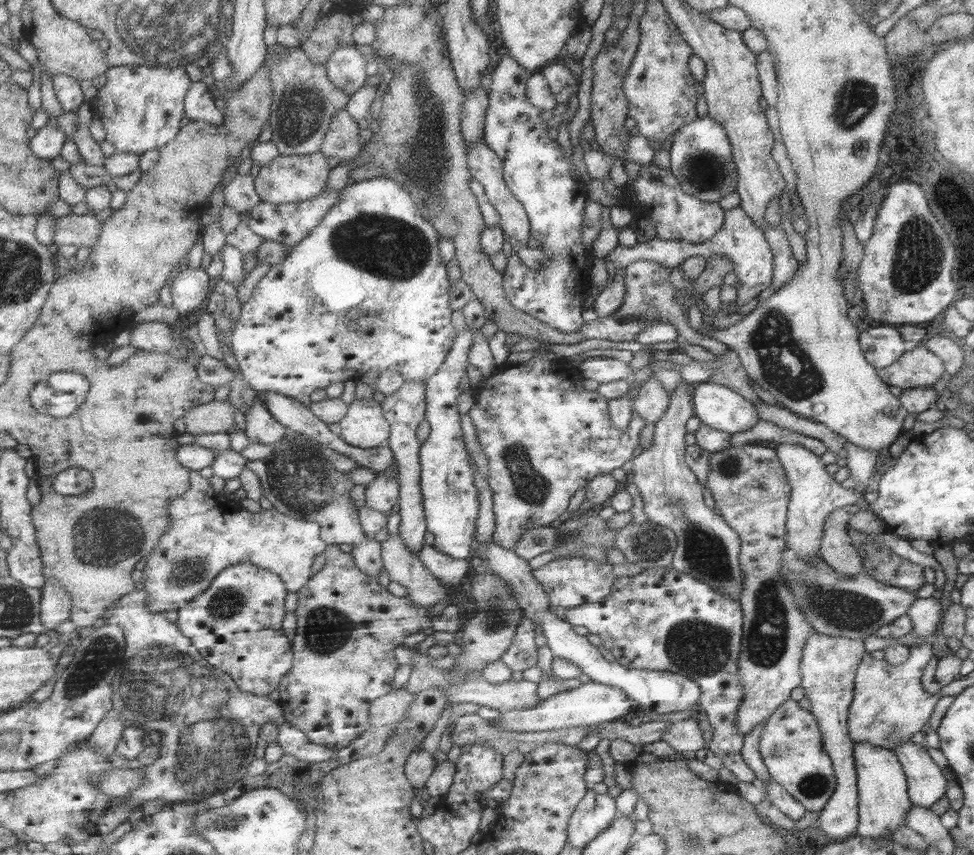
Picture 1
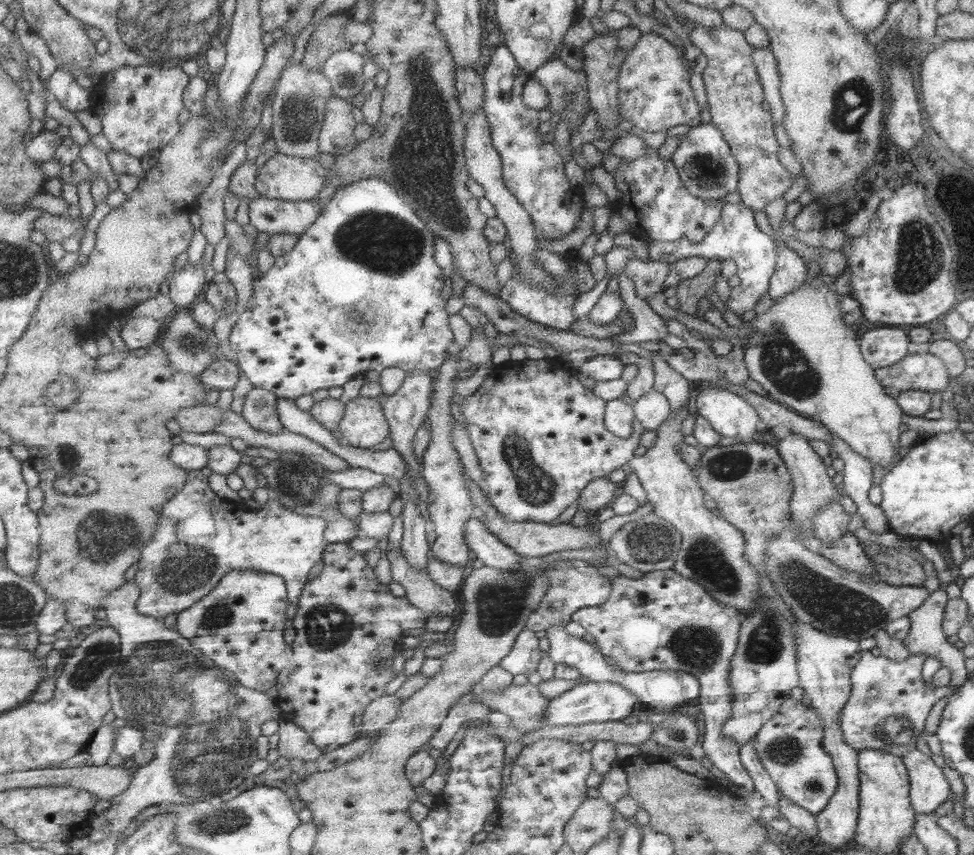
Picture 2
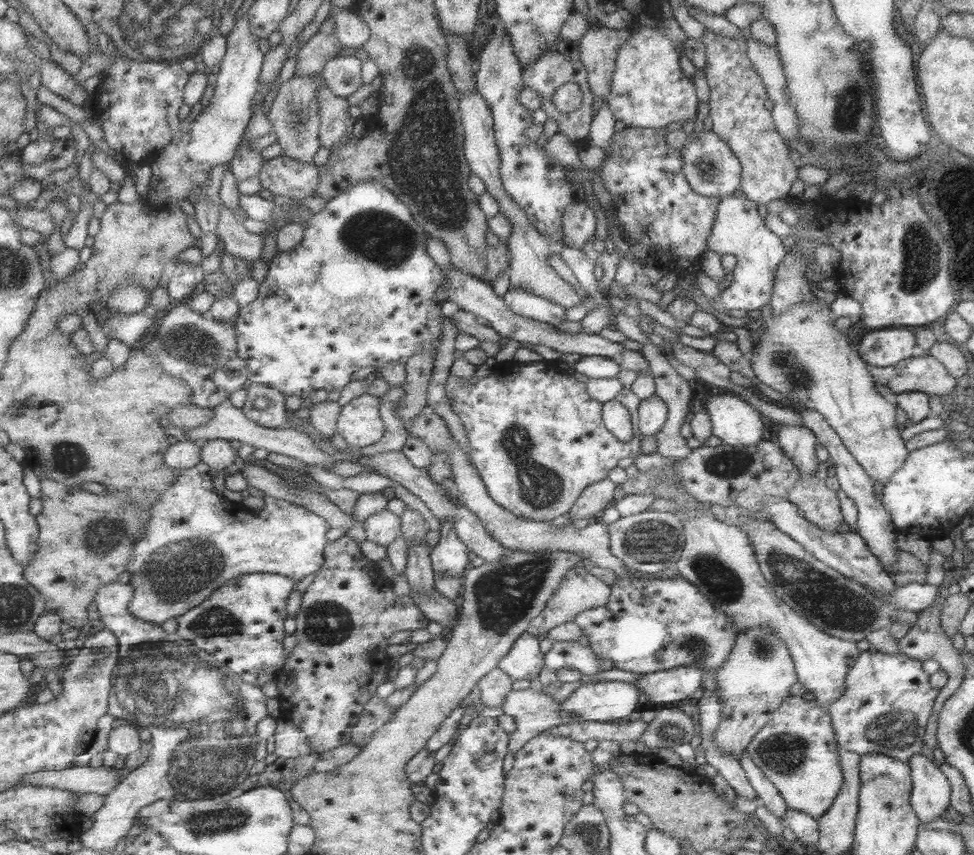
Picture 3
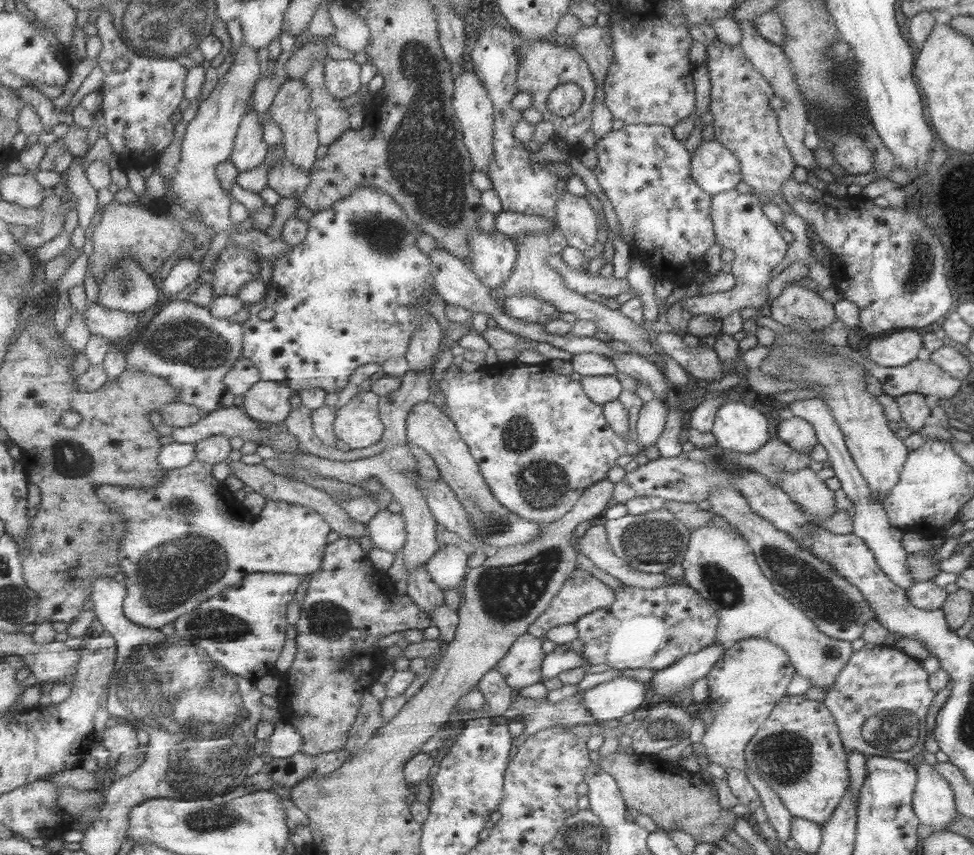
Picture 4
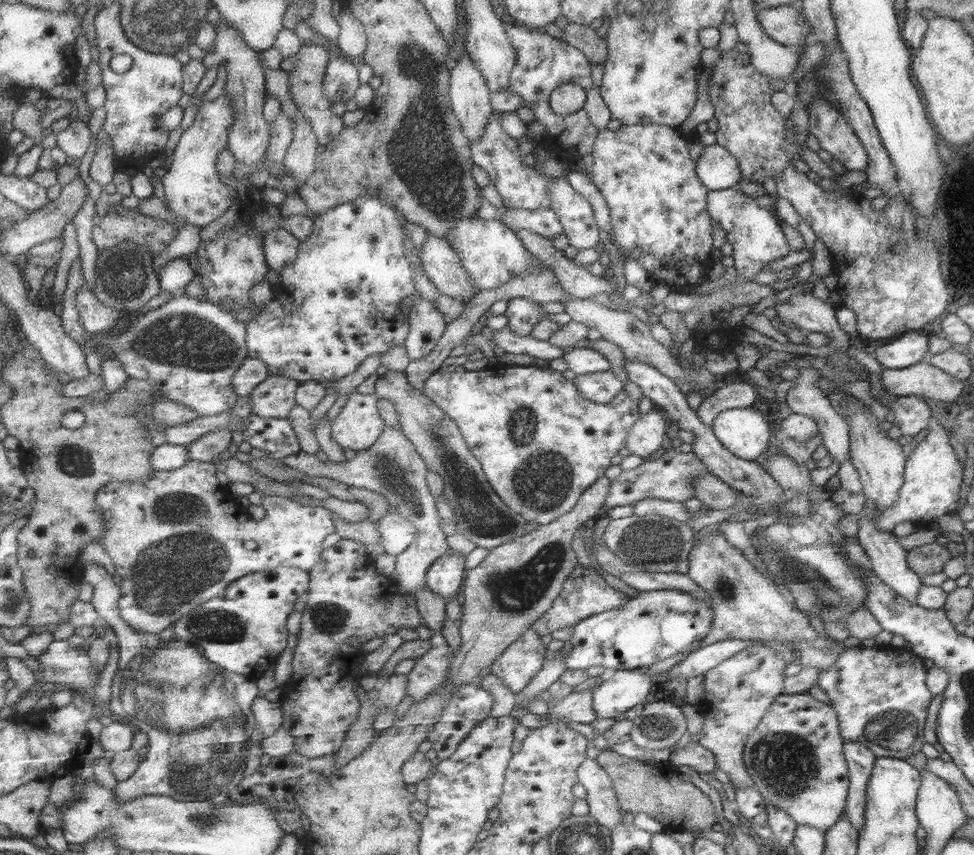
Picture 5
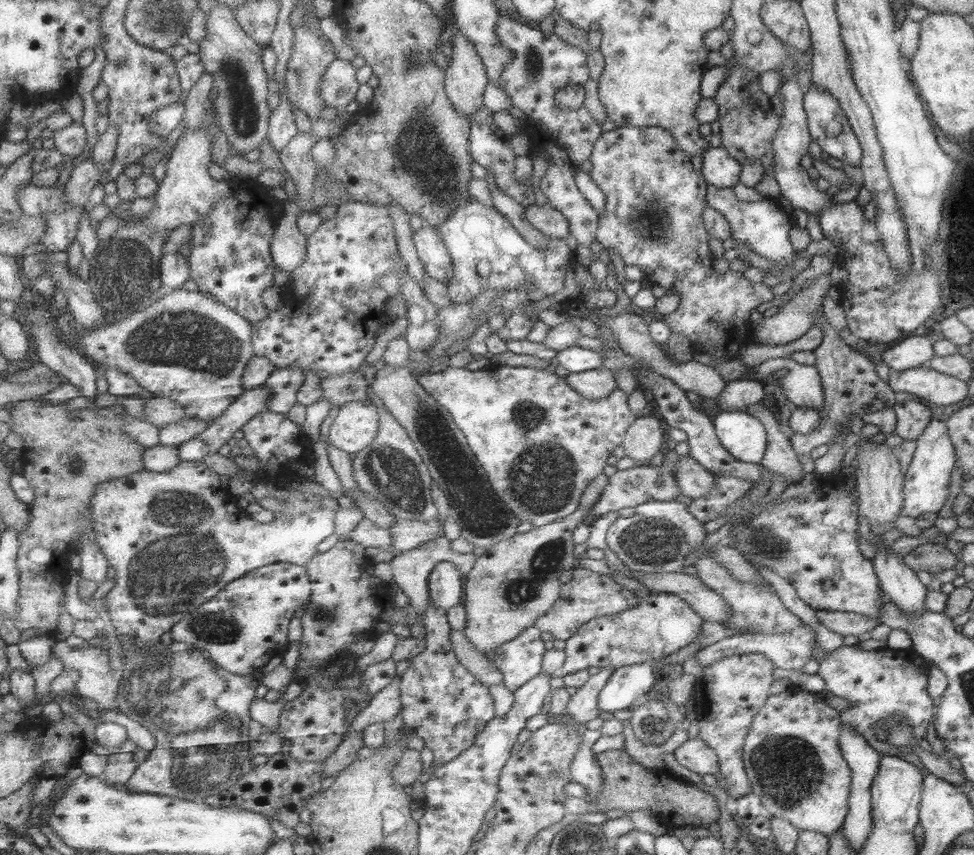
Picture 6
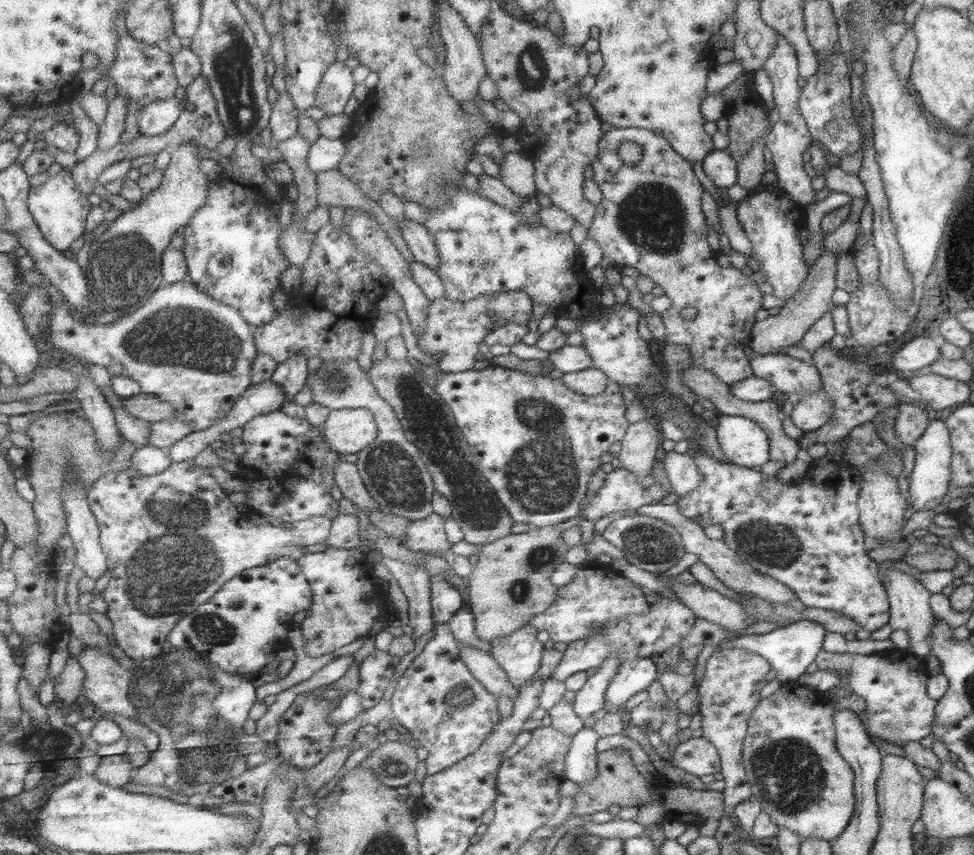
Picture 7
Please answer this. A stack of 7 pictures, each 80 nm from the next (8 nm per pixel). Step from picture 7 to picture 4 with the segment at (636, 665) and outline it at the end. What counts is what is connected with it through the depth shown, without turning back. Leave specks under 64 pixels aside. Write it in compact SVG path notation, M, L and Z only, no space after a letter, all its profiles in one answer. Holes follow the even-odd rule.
M616 677L586 690L577 690L576 694L591 715L603 722L633 713L643 702L645 686L629 677Z

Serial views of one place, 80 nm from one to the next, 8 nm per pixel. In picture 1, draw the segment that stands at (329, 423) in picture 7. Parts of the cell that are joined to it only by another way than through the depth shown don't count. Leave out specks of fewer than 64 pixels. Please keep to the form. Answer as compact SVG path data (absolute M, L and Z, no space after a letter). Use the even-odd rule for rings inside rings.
M378 397L356 399L341 420L340 428L340 434L349 444L361 448L381 447L389 443L392 435L392 425L387 421L382 400Z

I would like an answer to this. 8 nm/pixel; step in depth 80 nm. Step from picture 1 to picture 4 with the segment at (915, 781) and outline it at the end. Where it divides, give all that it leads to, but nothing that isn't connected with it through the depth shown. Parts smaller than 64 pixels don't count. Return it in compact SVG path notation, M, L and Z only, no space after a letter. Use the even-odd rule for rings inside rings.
M923 760L915 765L917 782L913 790L912 808L918 824L930 826L932 832L943 832L957 816L955 799L949 784Z

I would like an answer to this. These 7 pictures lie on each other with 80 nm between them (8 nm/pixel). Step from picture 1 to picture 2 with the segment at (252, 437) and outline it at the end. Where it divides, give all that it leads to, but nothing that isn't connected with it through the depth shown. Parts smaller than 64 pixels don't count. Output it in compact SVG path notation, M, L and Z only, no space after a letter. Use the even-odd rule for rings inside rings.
M253 387L247 393L242 414L253 428L269 434L279 434L285 432L286 428L281 423L277 406L277 394L266 388Z

